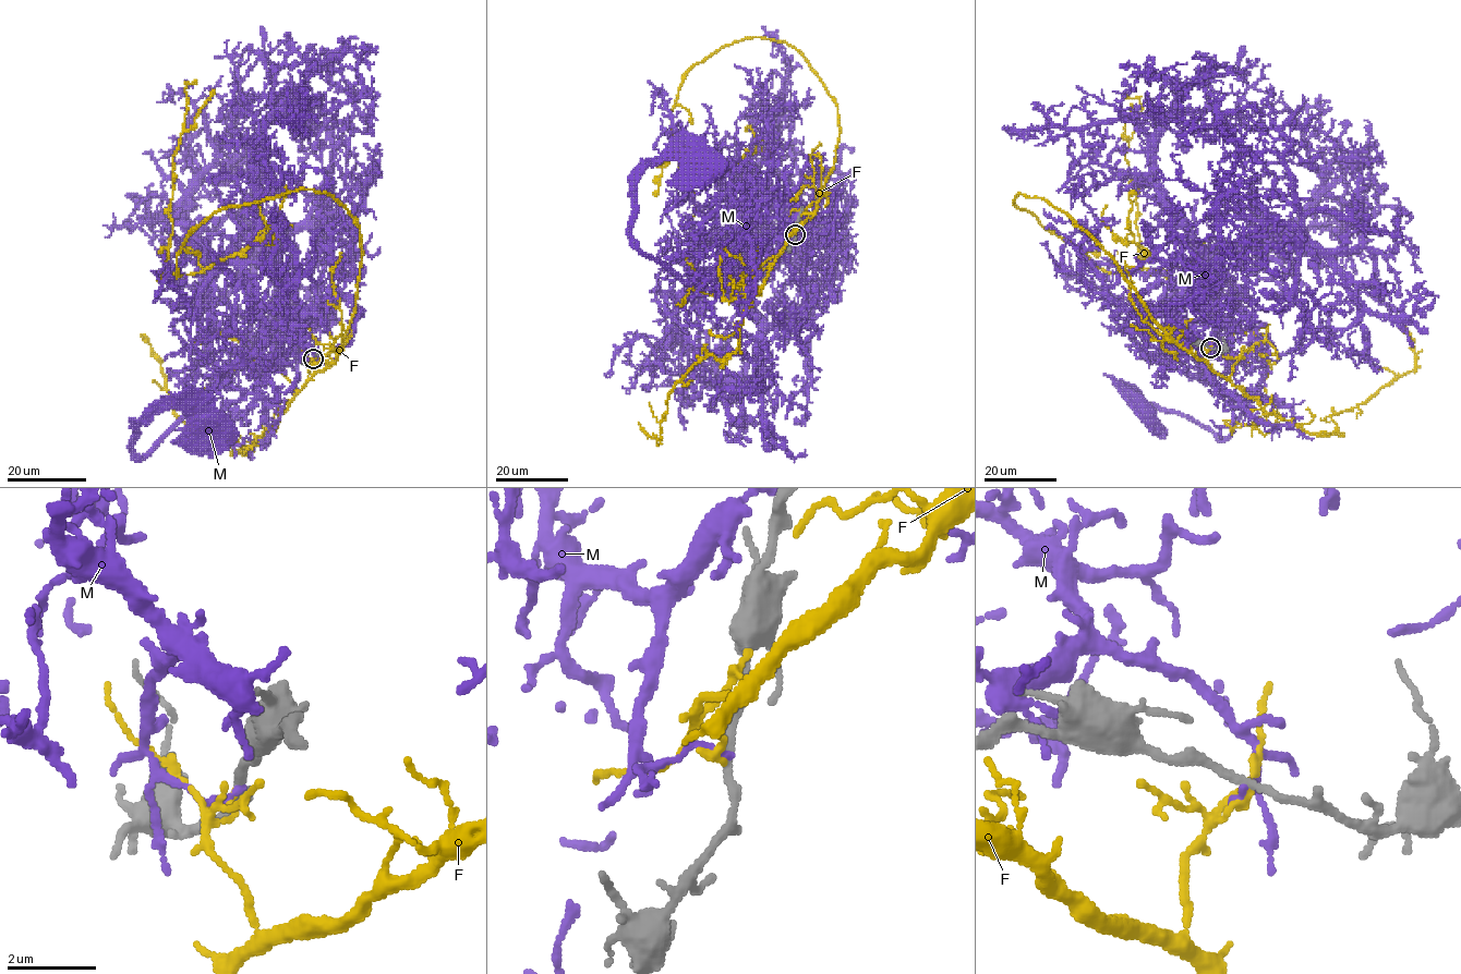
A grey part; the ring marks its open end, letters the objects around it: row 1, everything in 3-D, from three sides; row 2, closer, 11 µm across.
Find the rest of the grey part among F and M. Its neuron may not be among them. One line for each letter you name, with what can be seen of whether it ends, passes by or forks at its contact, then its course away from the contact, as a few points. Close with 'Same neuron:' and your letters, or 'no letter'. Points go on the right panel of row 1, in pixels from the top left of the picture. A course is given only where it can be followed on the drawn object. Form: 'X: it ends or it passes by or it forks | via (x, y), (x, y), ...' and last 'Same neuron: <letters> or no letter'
F: it ends | via (1210, 348), (1179, 344), (1066, 215), (1013, 204), (1105, 270), (1139, 270), (1125, 158), (1142, 105), (1122, 96)
Same neuron: F

